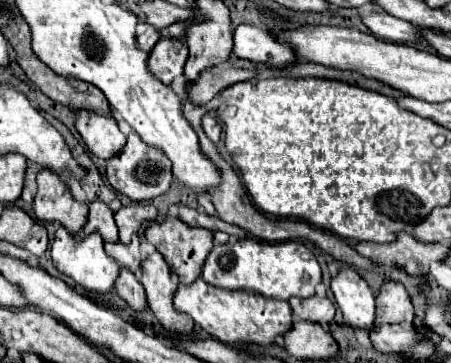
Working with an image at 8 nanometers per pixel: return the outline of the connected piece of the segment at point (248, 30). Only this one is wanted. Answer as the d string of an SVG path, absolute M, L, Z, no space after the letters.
M241 24L233 32L233 56L251 58L253 62L263 62L267 66L287 66L287 62L297 60L287 44L279 42L265 28L249 24Z

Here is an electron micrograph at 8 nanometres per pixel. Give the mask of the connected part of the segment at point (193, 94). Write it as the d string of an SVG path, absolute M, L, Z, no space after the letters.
M219 64L219 66L203 70L197 80L189 82L185 86L185 94L191 104L203 106L211 98L215 98L223 88L227 88L235 82L241 82L241 80L251 80L251 78L253 78L251 70L231 70L231 68L225 68L223 64Z

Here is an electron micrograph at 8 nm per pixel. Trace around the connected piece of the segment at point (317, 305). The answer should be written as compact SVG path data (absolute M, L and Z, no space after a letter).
M317 296L307 300L291 298L289 304L293 308L293 316L299 320L313 320L327 326L335 316L335 306L331 304L329 298L317 298Z

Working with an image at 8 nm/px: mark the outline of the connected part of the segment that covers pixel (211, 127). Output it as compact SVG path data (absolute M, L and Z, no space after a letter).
M205 116L203 118L203 132L207 134L207 138L211 140L211 142L219 142L219 138L221 138L221 122L215 118L215 116Z

